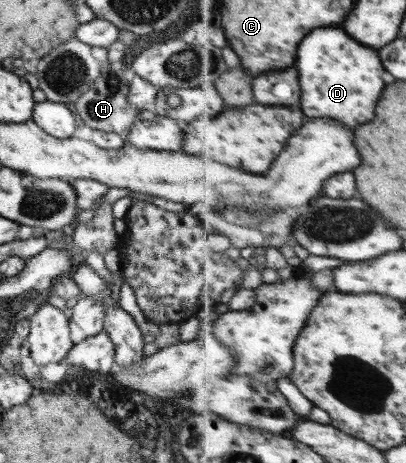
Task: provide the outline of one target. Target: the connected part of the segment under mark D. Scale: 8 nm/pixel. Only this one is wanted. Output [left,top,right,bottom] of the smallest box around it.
[299,28,385,128]

